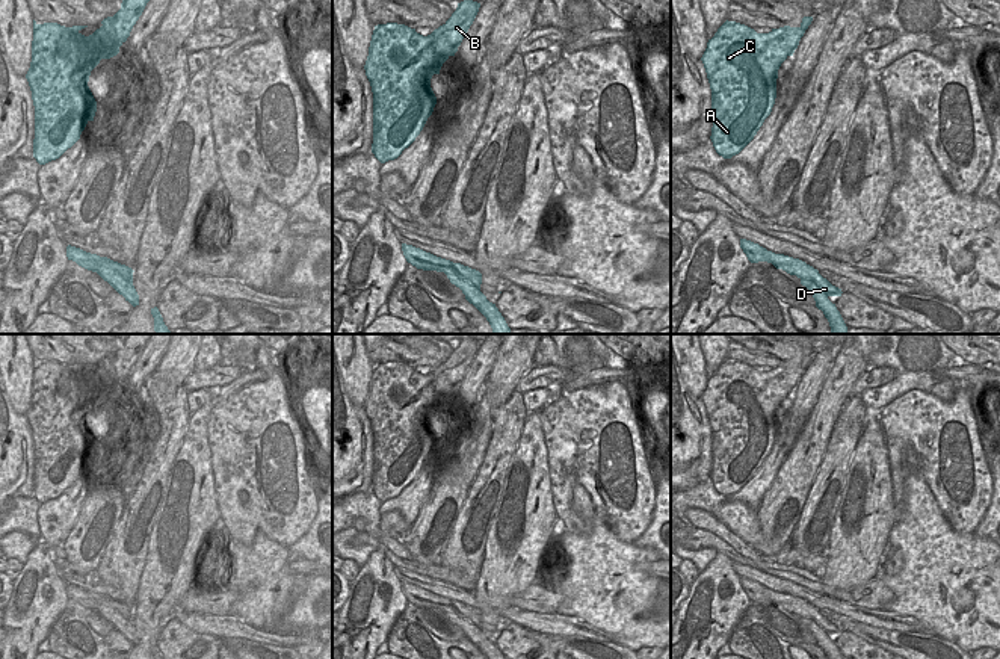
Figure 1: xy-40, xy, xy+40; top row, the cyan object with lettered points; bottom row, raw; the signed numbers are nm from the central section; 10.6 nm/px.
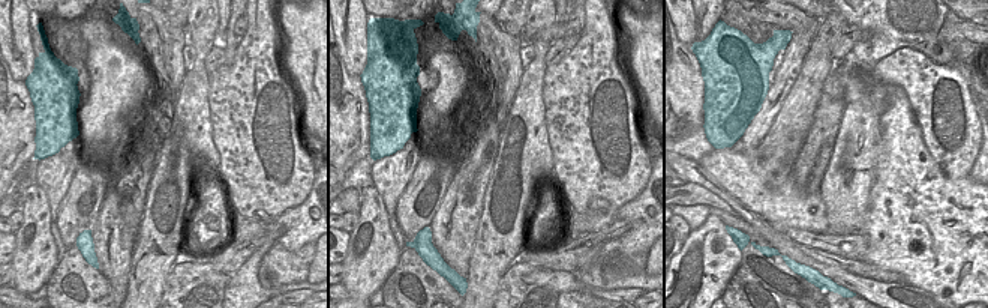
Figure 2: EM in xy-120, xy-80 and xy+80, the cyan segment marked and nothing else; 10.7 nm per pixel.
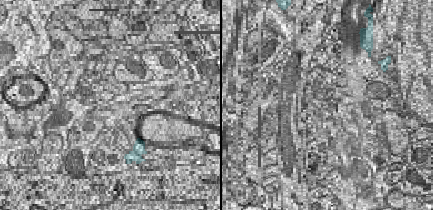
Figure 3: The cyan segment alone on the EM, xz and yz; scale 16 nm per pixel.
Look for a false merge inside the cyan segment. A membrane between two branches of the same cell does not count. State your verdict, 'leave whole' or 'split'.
split

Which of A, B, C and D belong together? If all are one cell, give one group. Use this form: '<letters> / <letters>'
A B C / D

